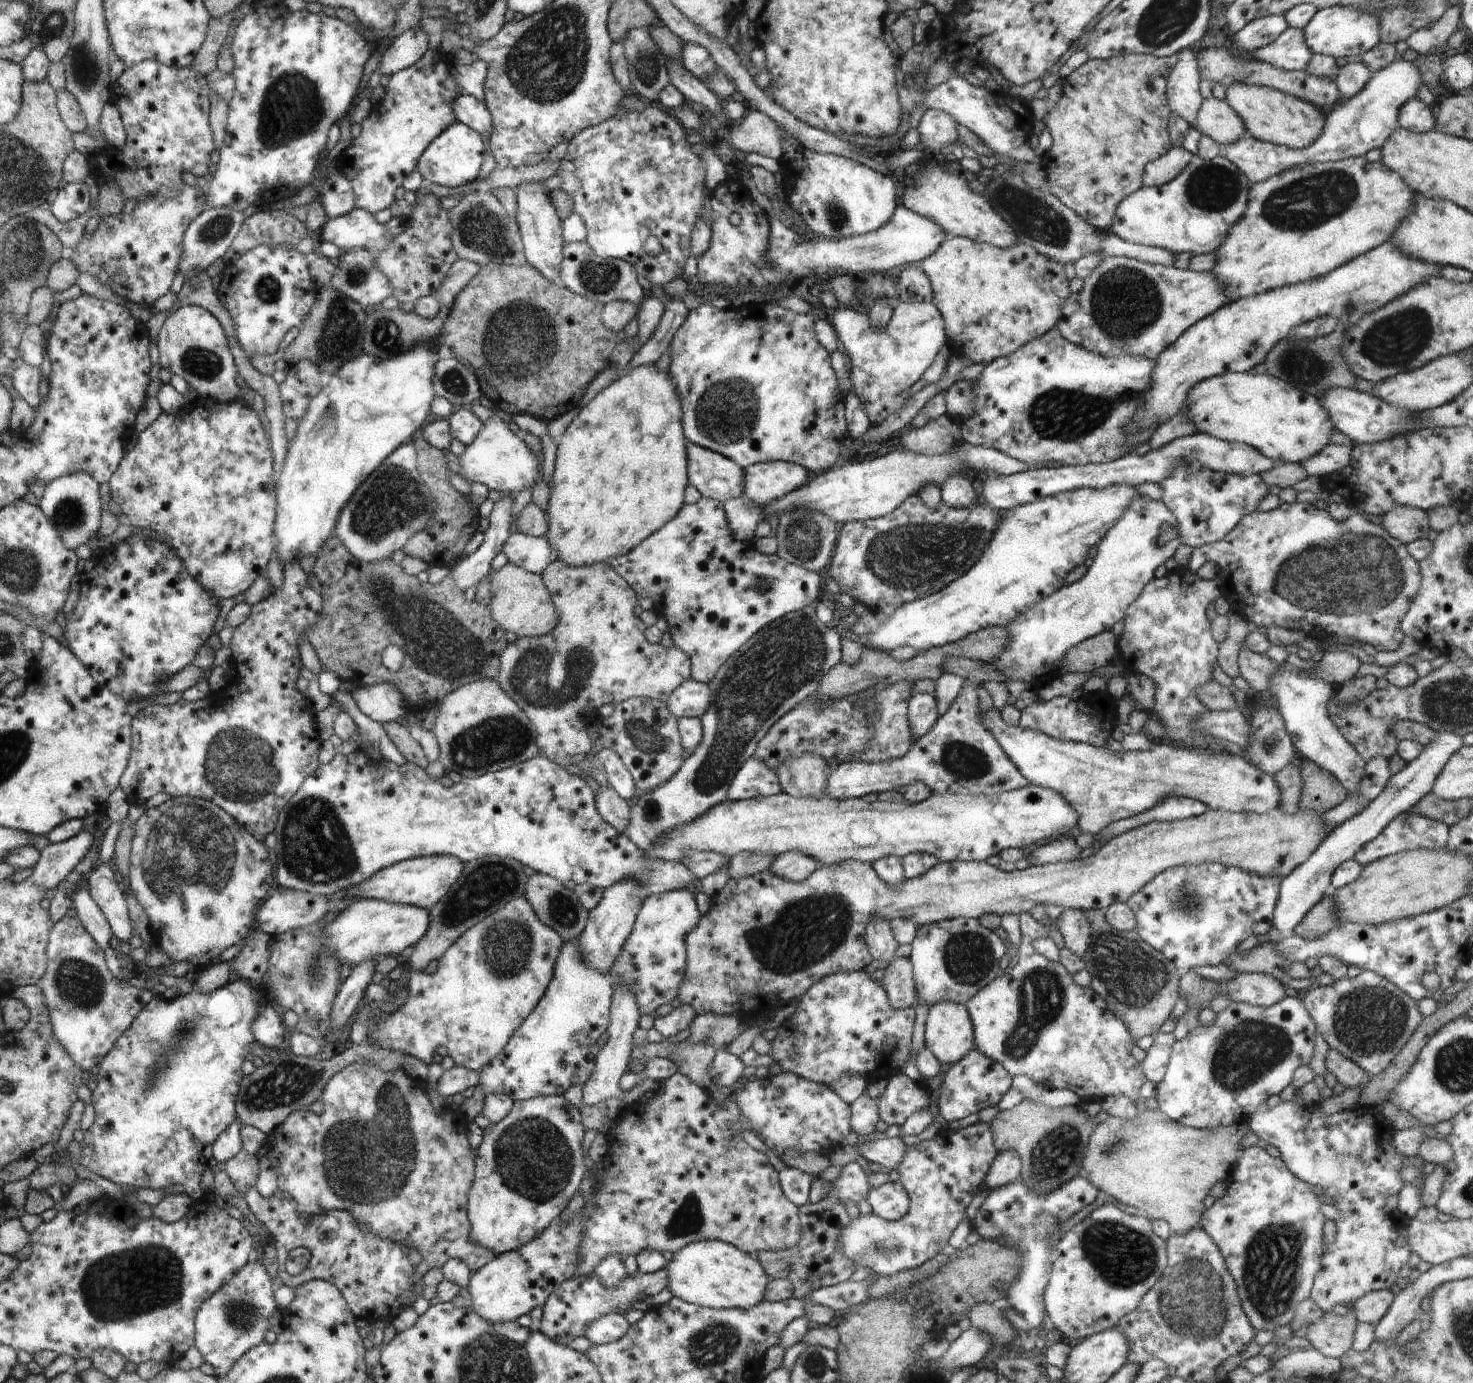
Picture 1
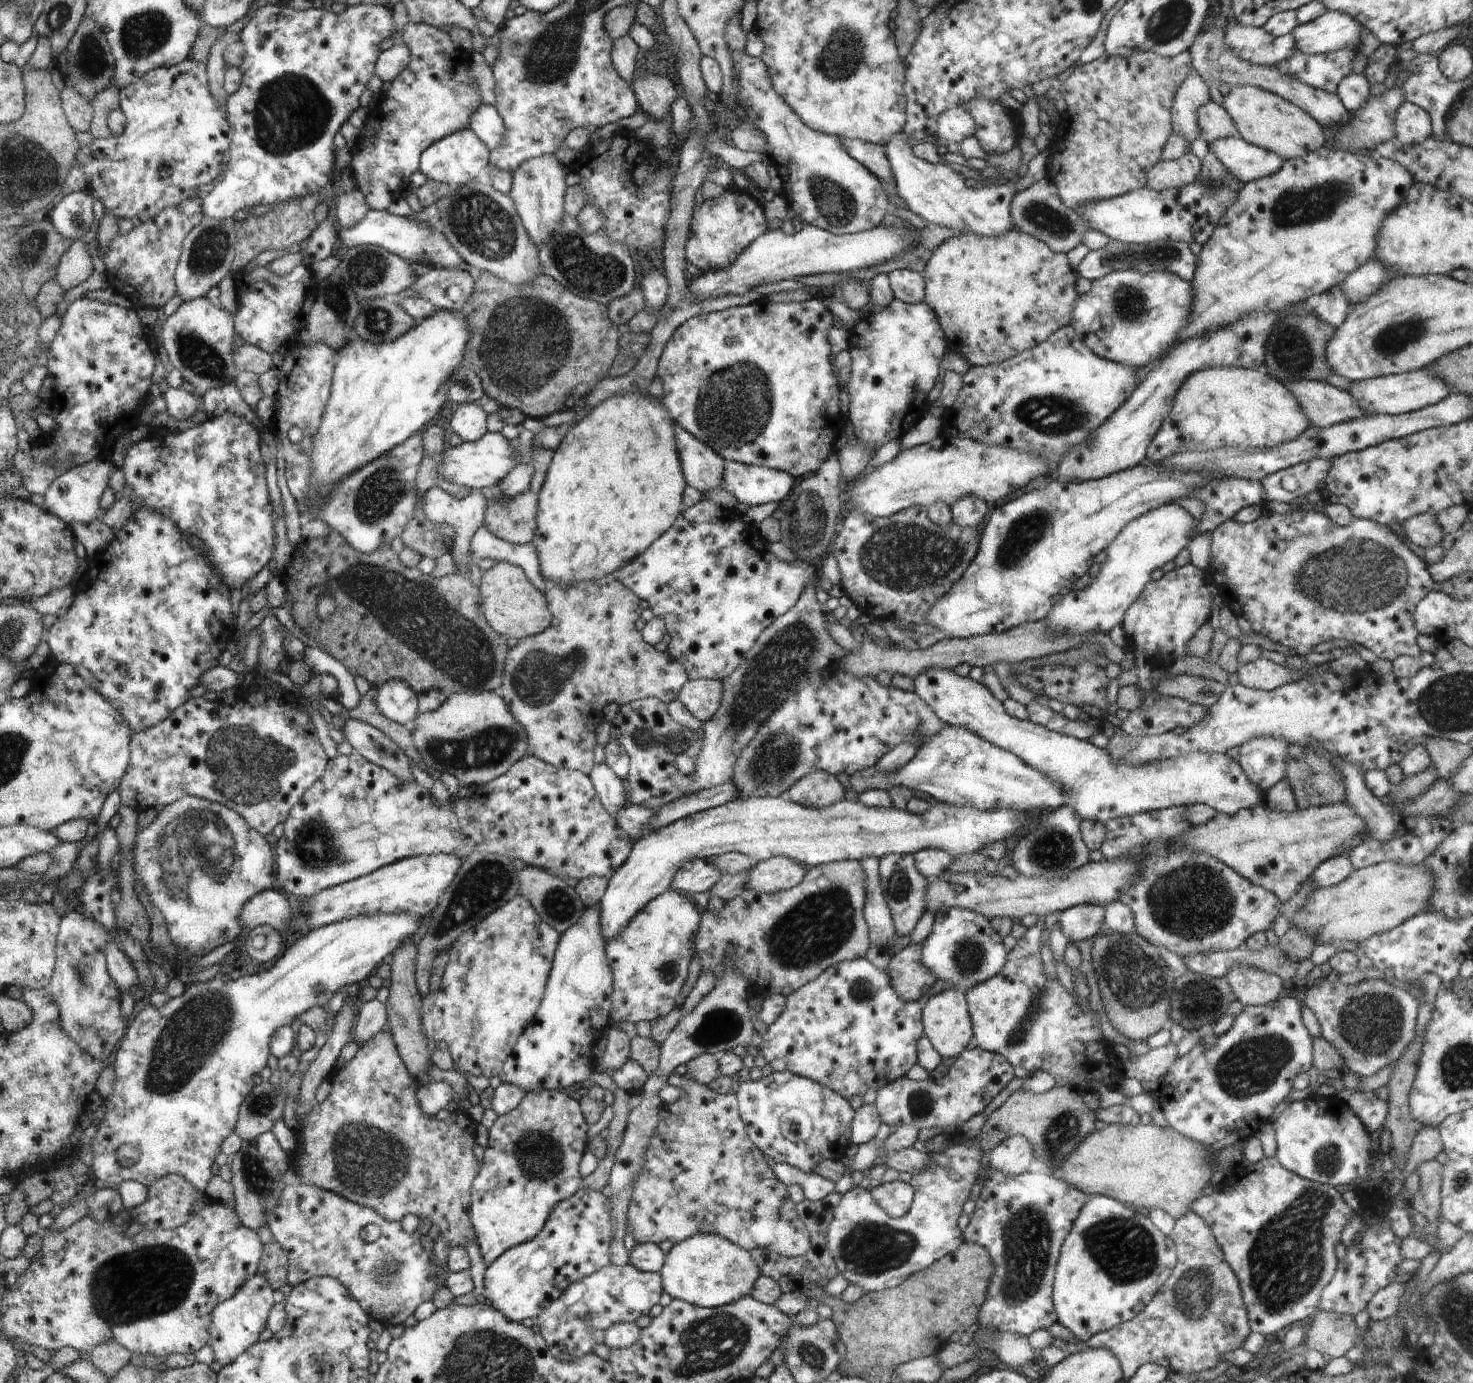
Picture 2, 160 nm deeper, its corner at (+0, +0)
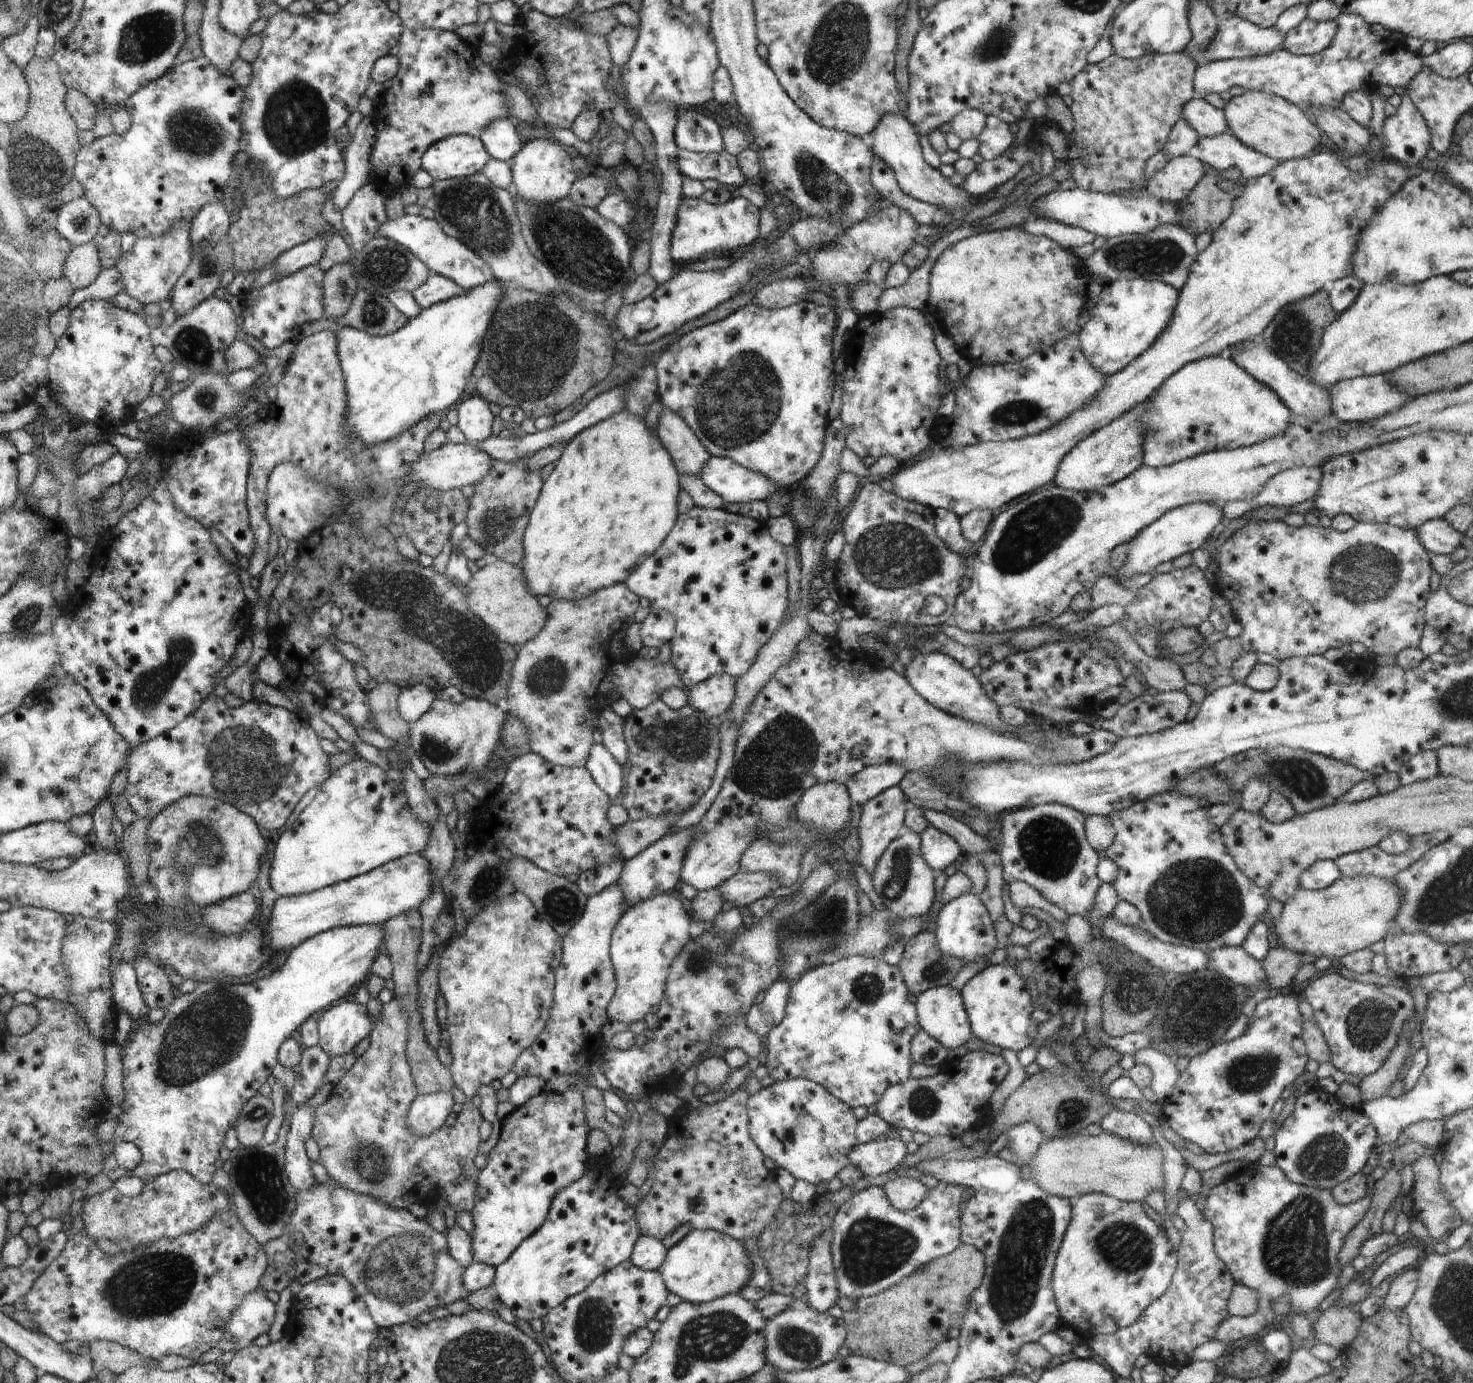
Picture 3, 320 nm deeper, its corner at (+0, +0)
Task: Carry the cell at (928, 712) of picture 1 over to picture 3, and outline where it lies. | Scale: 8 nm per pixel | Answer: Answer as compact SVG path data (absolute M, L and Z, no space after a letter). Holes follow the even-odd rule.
M891 763L876 764L860 770L845 783L851 802L858 806L866 804L870 798L897 786L906 772L904 766Z

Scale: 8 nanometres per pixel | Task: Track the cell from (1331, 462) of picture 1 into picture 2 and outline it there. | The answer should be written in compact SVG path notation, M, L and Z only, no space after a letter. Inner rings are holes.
M1312 458L1266 476L1261 482L1268 499L1284 503L1301 501L1309 492L1320 491L1332 459Z

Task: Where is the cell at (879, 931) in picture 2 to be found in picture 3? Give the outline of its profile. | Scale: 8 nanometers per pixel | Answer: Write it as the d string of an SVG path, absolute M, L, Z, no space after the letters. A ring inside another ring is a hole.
M897 786L884 790L881 794L870 798L866 804L860 806L860 852L858 854L858 863L872 876L876 870L876 864L880 856L884 855L886 848L892 840L899 838L903 831L906 830L904 824L904 814L907 808L906 796Z

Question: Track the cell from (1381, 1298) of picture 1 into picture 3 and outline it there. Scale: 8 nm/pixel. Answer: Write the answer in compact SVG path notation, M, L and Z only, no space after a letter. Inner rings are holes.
M1417 1267L1409 1268L1390 1279L1390 1288L1383 1298L1383 1309L1390 1312L1403 1310L1410 1302L1418 1284Z

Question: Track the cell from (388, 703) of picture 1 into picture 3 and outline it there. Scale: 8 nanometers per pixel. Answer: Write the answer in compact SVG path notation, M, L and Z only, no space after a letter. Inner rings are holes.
M414 685L401 688L398 696L398 712L409 724L416 722L424 712L430 710L436 693L428 690L424 685Z

